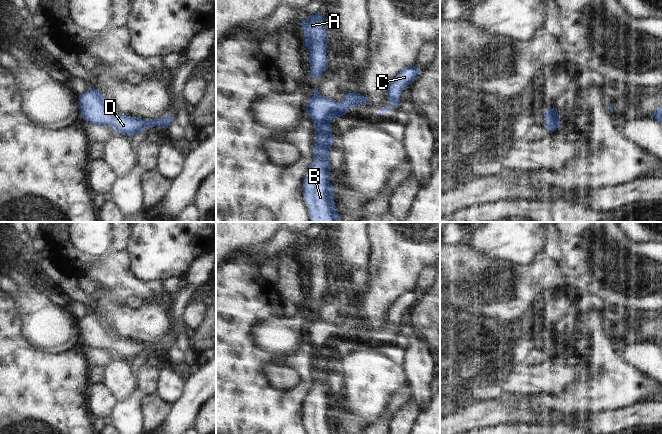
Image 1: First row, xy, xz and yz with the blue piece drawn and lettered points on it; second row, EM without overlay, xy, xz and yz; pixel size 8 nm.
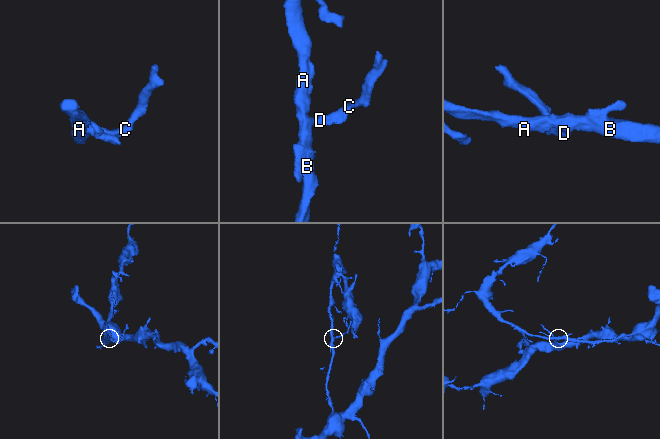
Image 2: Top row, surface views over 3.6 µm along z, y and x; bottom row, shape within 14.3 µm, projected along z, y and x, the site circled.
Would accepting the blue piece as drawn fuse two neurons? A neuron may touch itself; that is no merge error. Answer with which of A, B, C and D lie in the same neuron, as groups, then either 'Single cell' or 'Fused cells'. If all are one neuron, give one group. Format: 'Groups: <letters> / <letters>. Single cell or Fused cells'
Groups: A B C D. Single cell.

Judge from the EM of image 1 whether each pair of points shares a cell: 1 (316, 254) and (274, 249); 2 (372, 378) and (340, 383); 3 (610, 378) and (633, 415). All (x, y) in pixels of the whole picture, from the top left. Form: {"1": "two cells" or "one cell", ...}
{"1": "one cell", "2": "two cells", "3": "two cells"}

